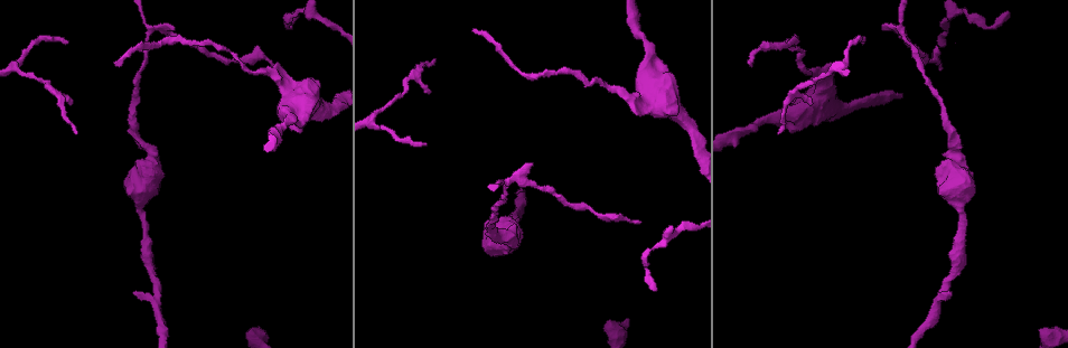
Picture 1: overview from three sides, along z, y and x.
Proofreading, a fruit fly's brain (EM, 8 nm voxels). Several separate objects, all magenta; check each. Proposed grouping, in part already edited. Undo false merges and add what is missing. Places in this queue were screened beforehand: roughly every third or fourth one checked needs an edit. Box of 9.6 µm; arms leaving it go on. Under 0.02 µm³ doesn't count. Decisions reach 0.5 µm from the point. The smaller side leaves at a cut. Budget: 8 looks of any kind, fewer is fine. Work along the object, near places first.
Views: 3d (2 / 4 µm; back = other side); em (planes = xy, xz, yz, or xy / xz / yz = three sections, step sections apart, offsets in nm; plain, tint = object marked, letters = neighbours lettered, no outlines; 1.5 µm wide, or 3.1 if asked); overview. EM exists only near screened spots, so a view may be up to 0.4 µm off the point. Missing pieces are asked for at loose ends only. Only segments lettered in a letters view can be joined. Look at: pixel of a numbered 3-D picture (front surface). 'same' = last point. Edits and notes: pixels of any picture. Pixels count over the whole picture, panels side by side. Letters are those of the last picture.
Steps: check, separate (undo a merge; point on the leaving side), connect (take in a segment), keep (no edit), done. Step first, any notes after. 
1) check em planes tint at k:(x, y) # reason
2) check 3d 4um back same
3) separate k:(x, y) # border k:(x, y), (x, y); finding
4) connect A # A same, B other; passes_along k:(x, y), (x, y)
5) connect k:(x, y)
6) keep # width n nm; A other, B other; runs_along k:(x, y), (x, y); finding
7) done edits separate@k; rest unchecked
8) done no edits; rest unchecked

check em planes plain at 1:(279, 63) # an open end

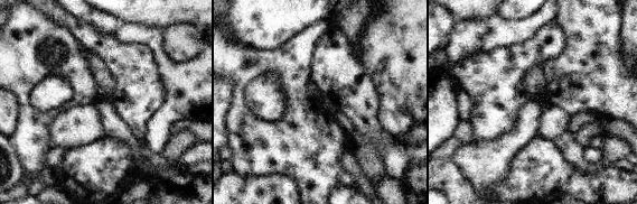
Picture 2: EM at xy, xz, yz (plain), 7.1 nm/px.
check em planes letters same # what lies round it

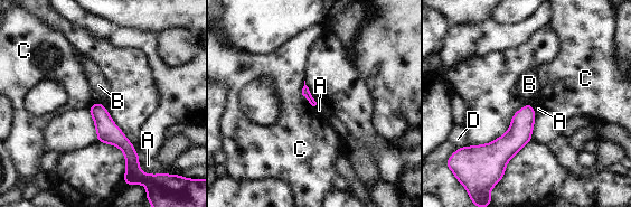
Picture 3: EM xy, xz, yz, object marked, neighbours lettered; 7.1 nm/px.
keep # A other, B other, C other, D other; border 3:(95, 102), (100, 103); none of them fits

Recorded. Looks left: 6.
check 3d 2um at 1:(510, 180) # a fork

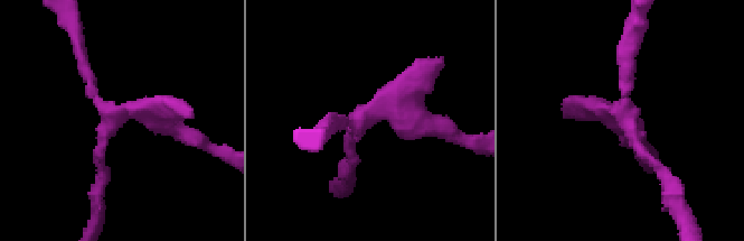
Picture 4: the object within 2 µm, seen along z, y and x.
check em yz step 8 tint at 4:(625, 119) # need the tissue

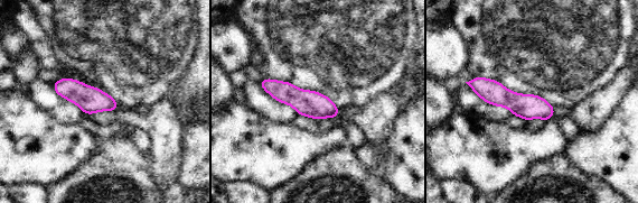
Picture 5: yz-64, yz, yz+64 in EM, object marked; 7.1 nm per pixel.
check em yz step 8 letters same

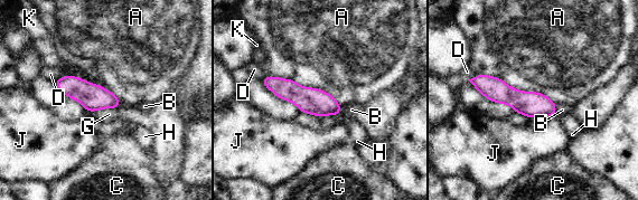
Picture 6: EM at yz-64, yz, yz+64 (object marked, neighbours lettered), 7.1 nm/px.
keep # width 190 nm; A other, B other, C other, D other, G other, H other, J other, K other; border 6:(121, 104), (116, 107), (86, 112); continuous, no second cell

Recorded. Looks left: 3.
check 3d 4um at 1:(16, 66) # abrupt turn

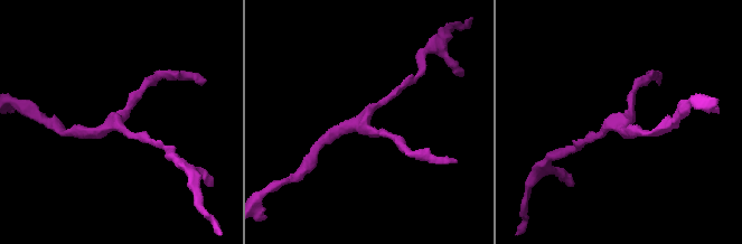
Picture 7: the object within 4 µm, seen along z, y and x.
check em planes letters at 7:(368, 114) # now the EM

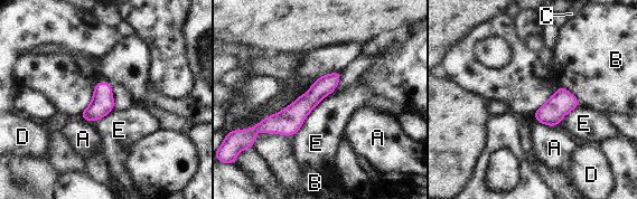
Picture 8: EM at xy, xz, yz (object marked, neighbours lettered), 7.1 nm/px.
keep # A other, B other, C other, D other, E other; runs_along 8:(337, 75), (287, 122), (261, 125); continuous, no second cell

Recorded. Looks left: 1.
done no edits; rest unchecked

